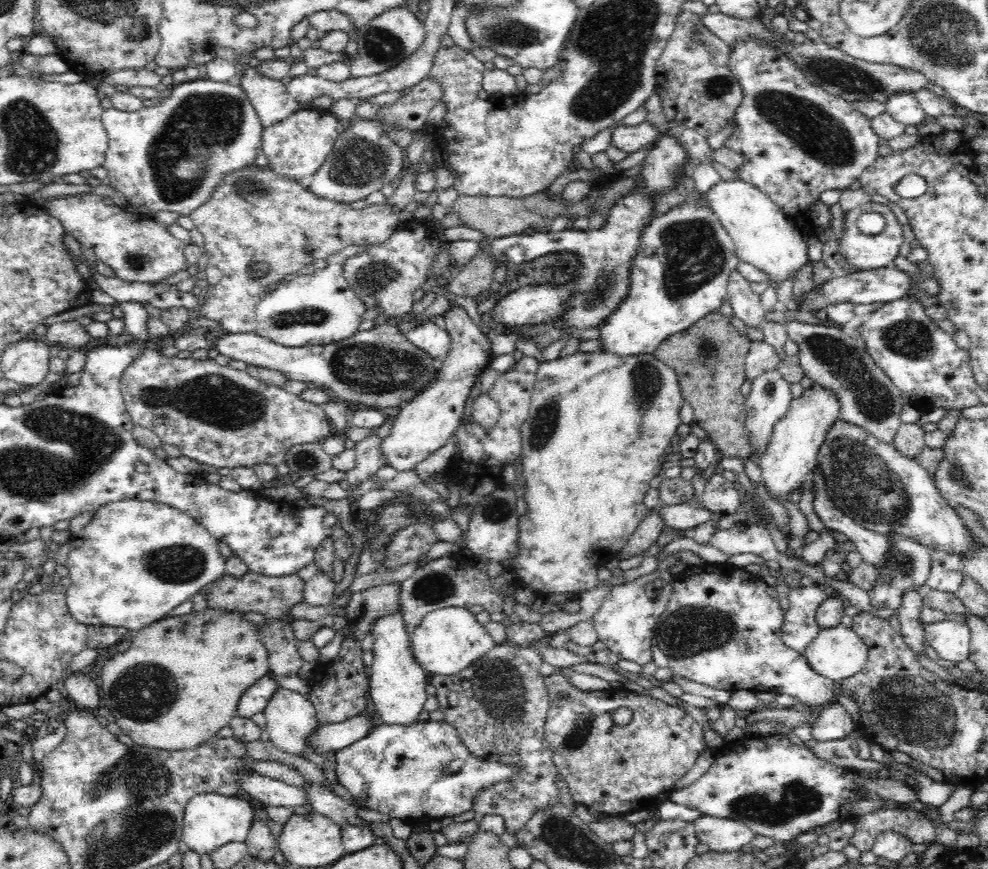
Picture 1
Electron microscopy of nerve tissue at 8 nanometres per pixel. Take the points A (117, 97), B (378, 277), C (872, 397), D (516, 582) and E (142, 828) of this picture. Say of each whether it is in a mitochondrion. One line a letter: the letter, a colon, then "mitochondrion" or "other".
A: other
B: mitochondrion
C: mitochondrion
D: other
E: mitochondrion

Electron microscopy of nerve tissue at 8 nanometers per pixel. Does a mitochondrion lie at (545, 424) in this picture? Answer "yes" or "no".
yes

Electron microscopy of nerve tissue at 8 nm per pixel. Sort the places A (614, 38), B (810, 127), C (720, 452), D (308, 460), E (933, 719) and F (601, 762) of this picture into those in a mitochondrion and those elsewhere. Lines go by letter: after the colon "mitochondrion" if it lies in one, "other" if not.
A: mitochondrion
B: mitochondrion
C: other
D: mitochondrion
E: mitochondrion
F: other

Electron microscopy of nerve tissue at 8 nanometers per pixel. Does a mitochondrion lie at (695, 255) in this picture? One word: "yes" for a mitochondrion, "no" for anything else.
yes

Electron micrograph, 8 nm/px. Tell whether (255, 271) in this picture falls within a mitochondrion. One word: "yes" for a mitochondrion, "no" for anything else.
yes

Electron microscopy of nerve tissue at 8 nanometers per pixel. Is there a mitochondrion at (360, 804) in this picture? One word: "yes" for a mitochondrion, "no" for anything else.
no

